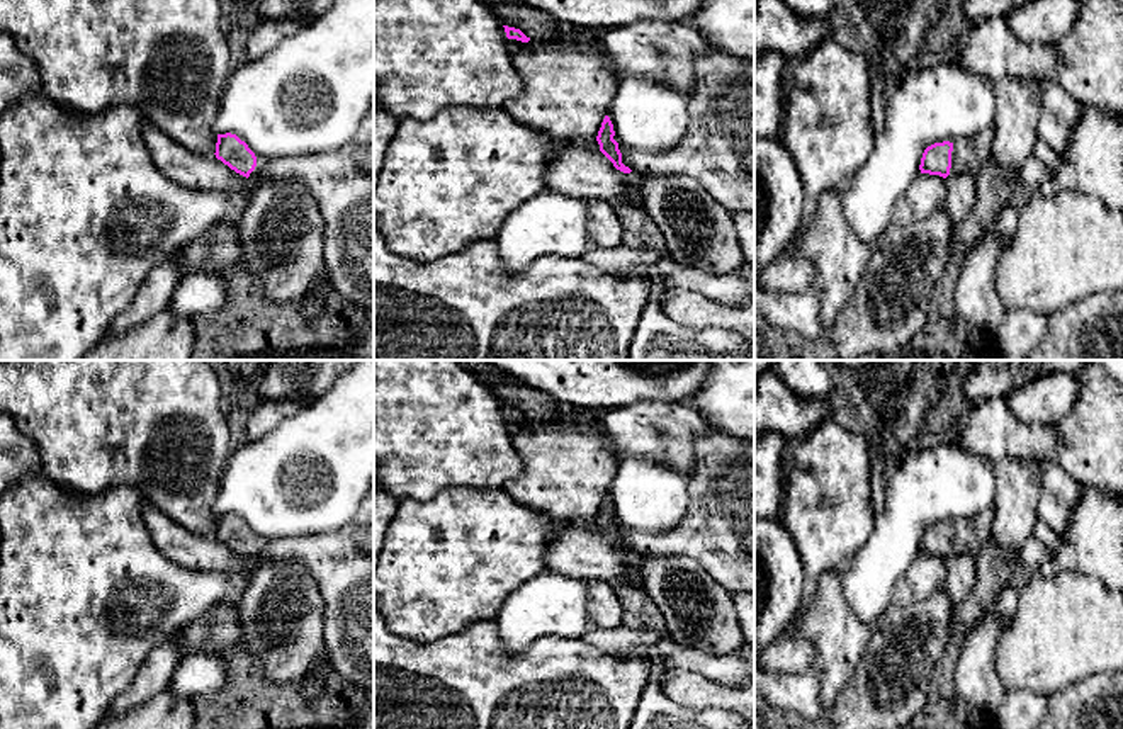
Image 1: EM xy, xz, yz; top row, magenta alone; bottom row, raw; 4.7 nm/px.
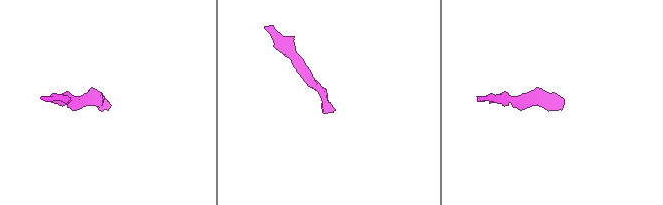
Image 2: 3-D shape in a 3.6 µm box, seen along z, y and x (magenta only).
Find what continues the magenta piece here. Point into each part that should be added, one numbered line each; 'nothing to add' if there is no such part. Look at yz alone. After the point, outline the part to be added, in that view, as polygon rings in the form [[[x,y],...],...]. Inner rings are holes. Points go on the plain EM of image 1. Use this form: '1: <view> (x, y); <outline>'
1: yz (969, 537); [[[994,508],[970,522],[955,522],[951,532],[950,556],[968,554],[977,557],[982,547],[992,540]]]

